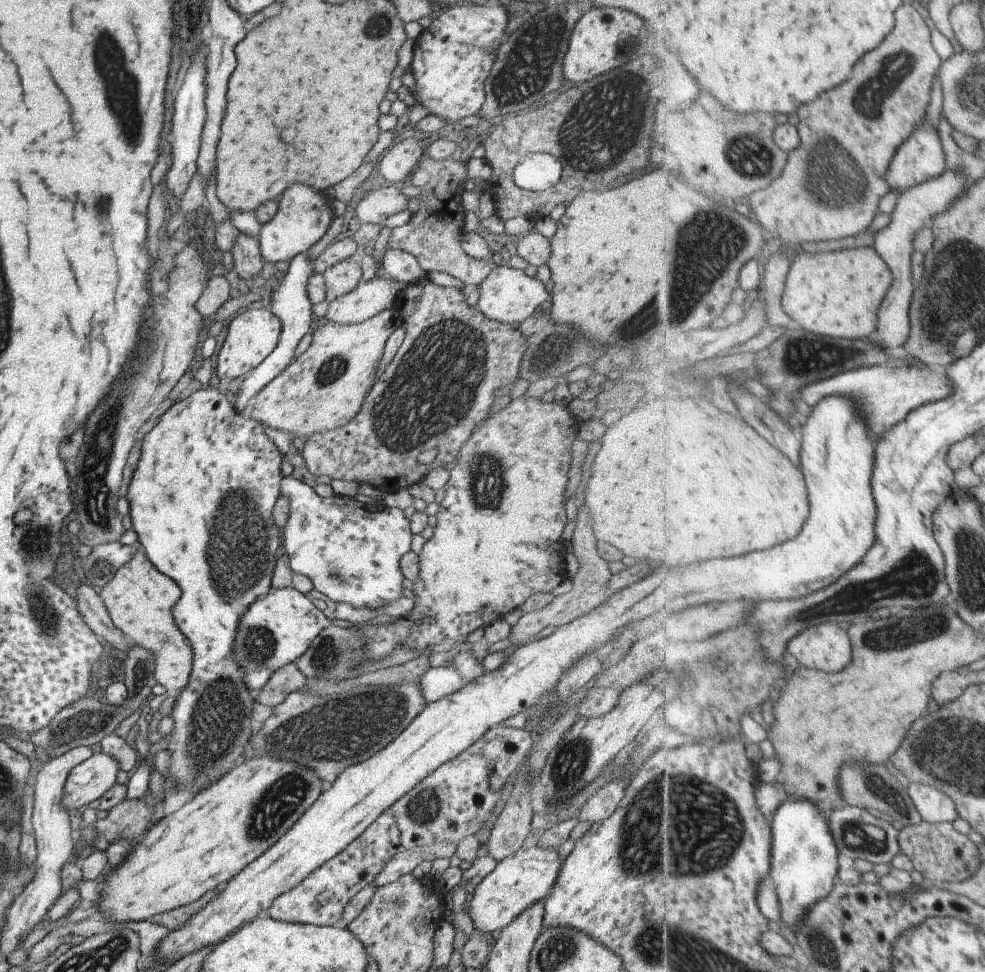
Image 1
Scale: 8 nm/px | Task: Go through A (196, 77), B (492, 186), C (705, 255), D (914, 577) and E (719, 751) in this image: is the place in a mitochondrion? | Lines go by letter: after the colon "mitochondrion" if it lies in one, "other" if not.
A: other
B: other
C: mitochondrion
D: mitochondrion
E: other

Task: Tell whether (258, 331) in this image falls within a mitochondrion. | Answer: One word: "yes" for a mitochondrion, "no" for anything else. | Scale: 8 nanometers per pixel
no

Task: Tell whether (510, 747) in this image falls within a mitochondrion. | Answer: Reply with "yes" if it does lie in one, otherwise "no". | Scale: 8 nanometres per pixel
no

